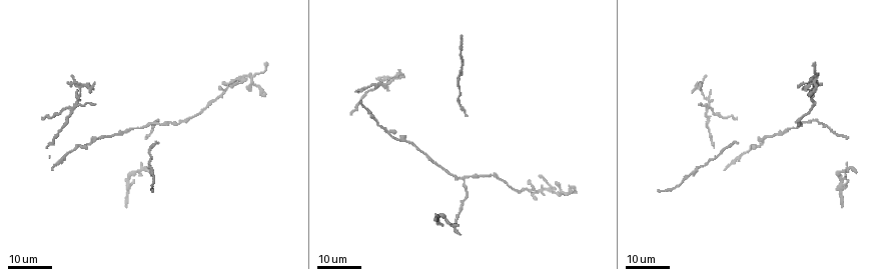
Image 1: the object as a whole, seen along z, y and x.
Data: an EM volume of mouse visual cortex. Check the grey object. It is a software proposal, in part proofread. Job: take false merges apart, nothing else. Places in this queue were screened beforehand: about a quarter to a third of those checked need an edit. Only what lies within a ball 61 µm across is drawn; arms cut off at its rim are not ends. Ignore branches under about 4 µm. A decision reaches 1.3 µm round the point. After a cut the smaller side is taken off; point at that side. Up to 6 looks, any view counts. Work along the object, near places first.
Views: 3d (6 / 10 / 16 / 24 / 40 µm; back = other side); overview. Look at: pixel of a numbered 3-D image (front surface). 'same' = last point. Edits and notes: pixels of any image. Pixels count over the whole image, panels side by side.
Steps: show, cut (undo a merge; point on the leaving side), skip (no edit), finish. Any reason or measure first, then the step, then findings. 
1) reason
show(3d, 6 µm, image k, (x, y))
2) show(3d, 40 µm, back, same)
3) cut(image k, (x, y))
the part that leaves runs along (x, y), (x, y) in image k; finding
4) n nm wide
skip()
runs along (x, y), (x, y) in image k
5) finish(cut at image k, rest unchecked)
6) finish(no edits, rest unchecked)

three arms meet
show(3d, 24 µm, image 1, (465, 180))

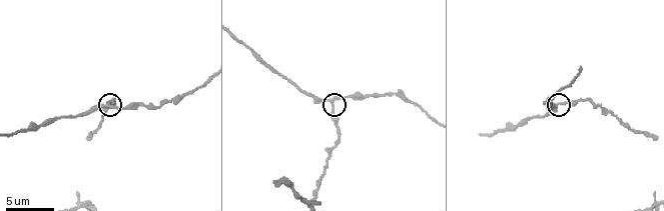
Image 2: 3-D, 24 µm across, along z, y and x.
show(3d, 10 µm, image 2, (333, 101))

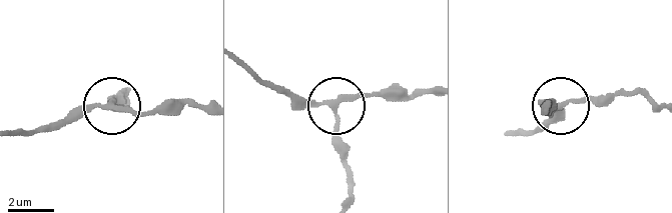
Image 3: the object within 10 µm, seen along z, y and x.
3 arms
skip()
runs along (508, 133), (535, 129), (560, 104), (621, 93) in image 3; one neuron here

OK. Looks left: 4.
calibre changes
show(3d, 16 µm, image 1, (756, 144))

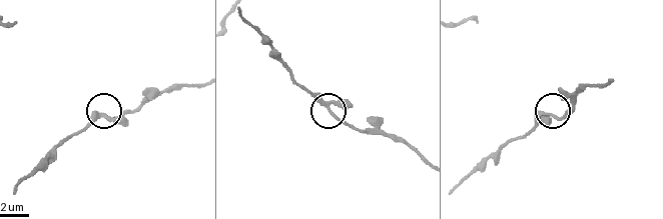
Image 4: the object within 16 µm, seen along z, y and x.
show(3d, 6 µm, image 4, (555, 119))

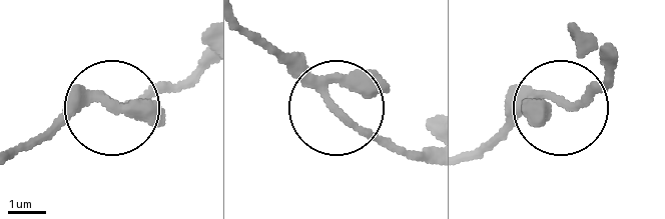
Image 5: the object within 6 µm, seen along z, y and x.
3 arms
skip()
all the same neuron

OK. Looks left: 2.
four-way junction
show(3d, 16 µm, image 2, (302, 198))

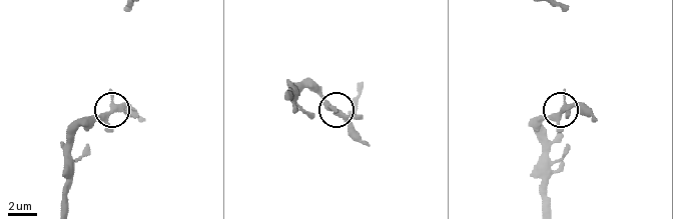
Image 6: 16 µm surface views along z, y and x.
show(3d, 6 µm, image 6, (114, 111))

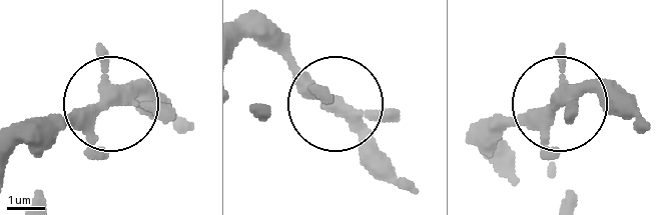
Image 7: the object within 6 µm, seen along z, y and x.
skip()
one neuron here

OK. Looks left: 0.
finish(no edits, rest unchecked)

